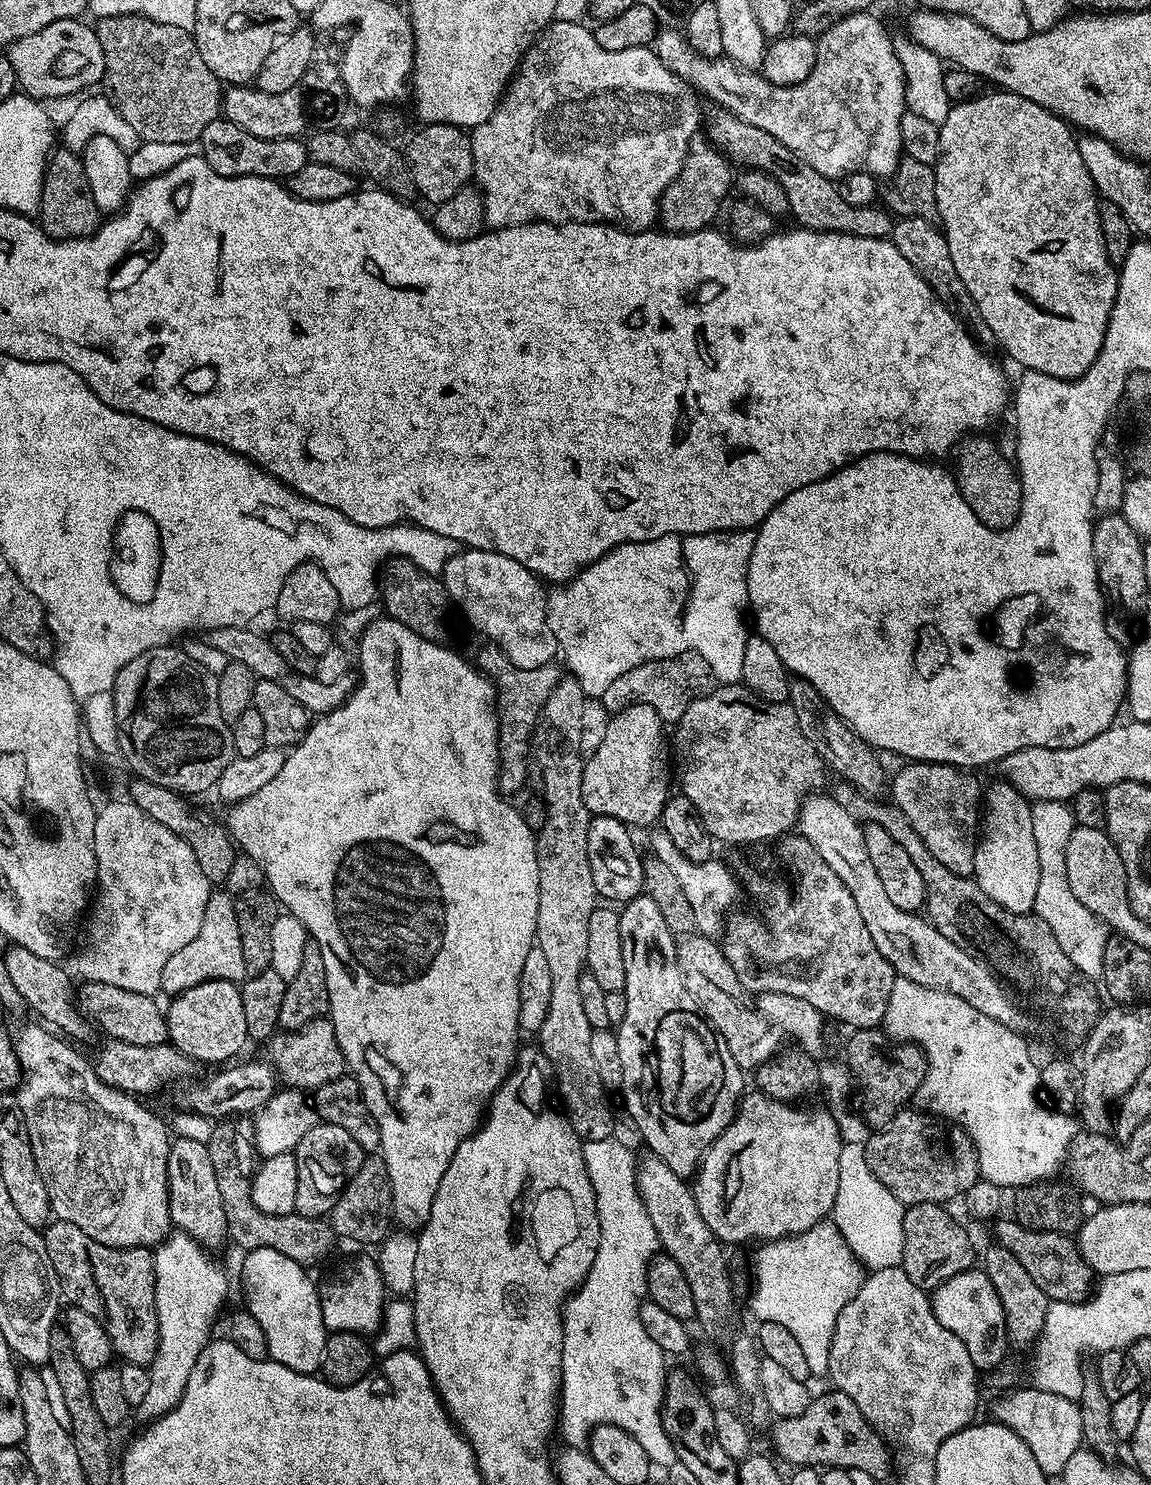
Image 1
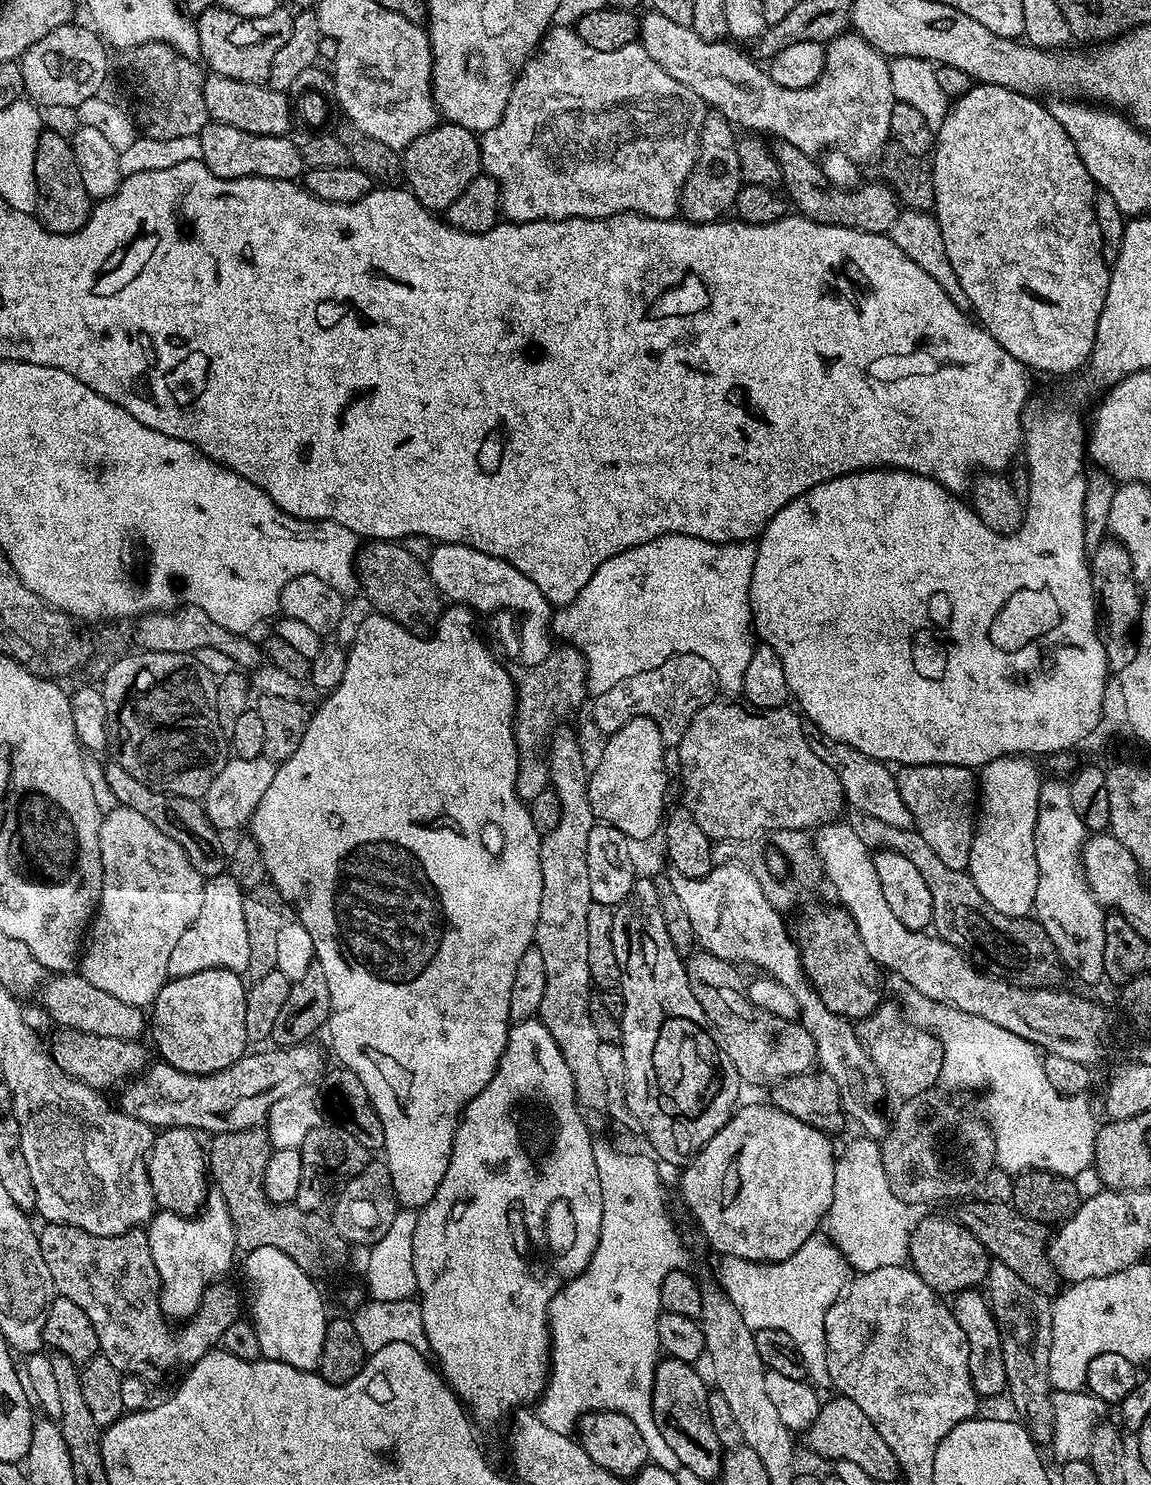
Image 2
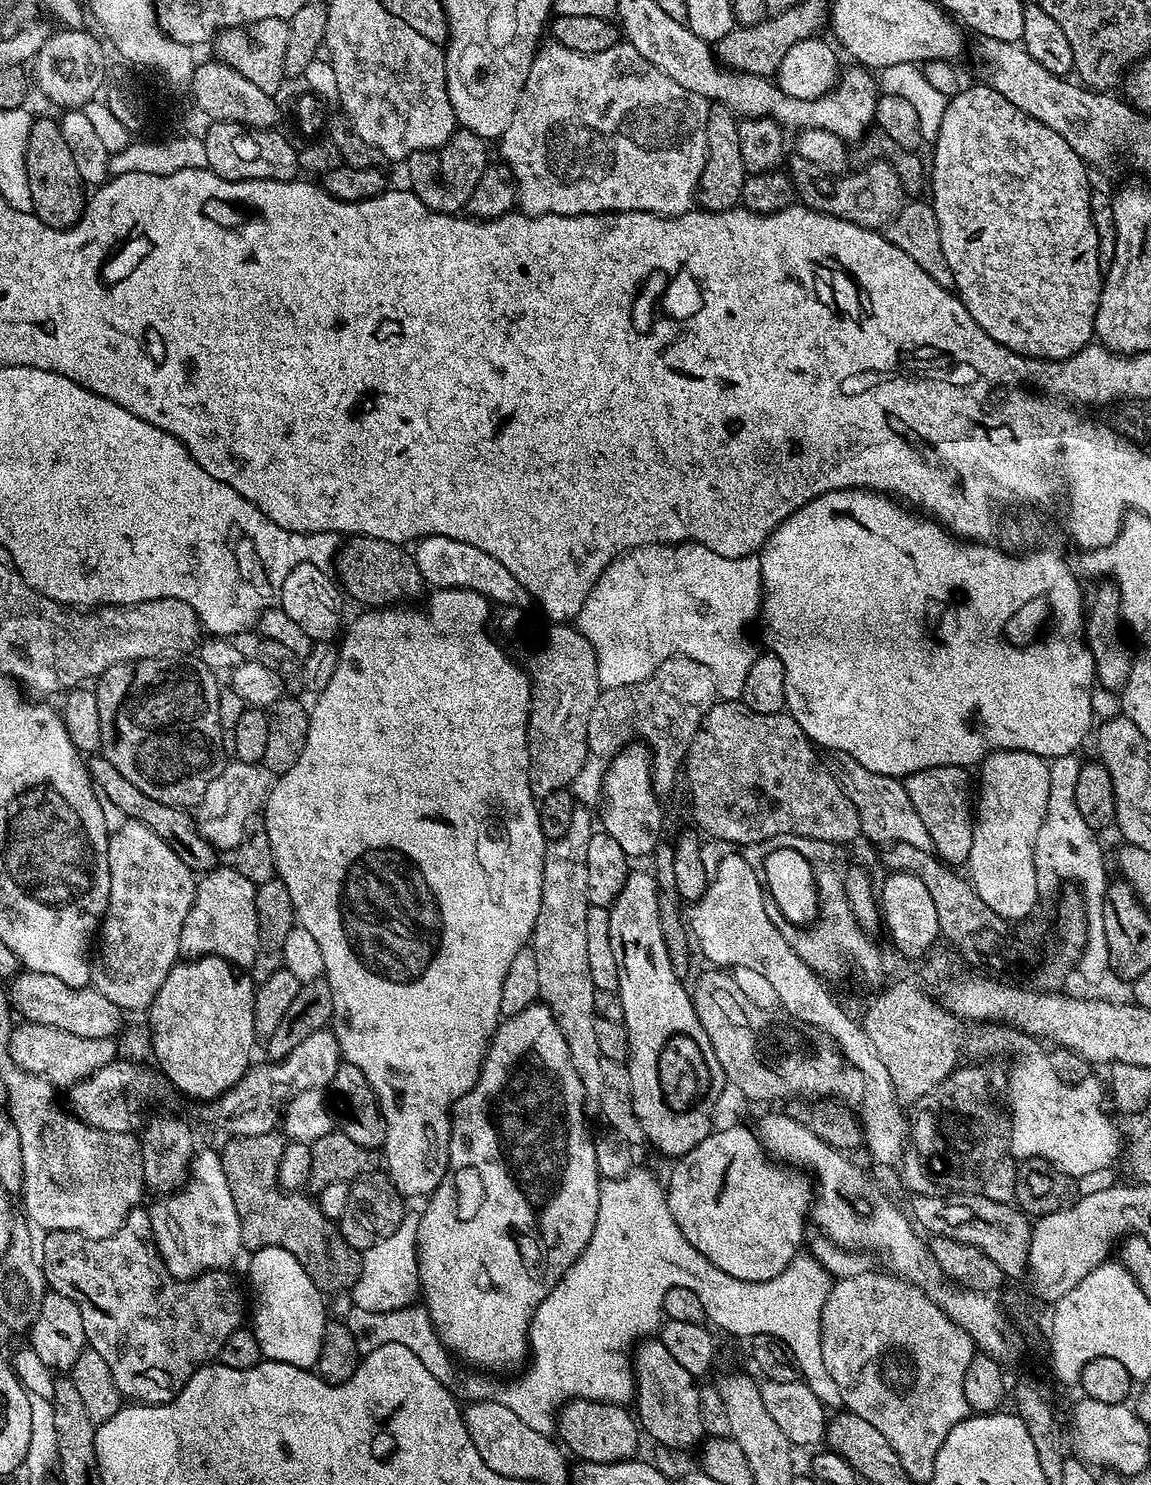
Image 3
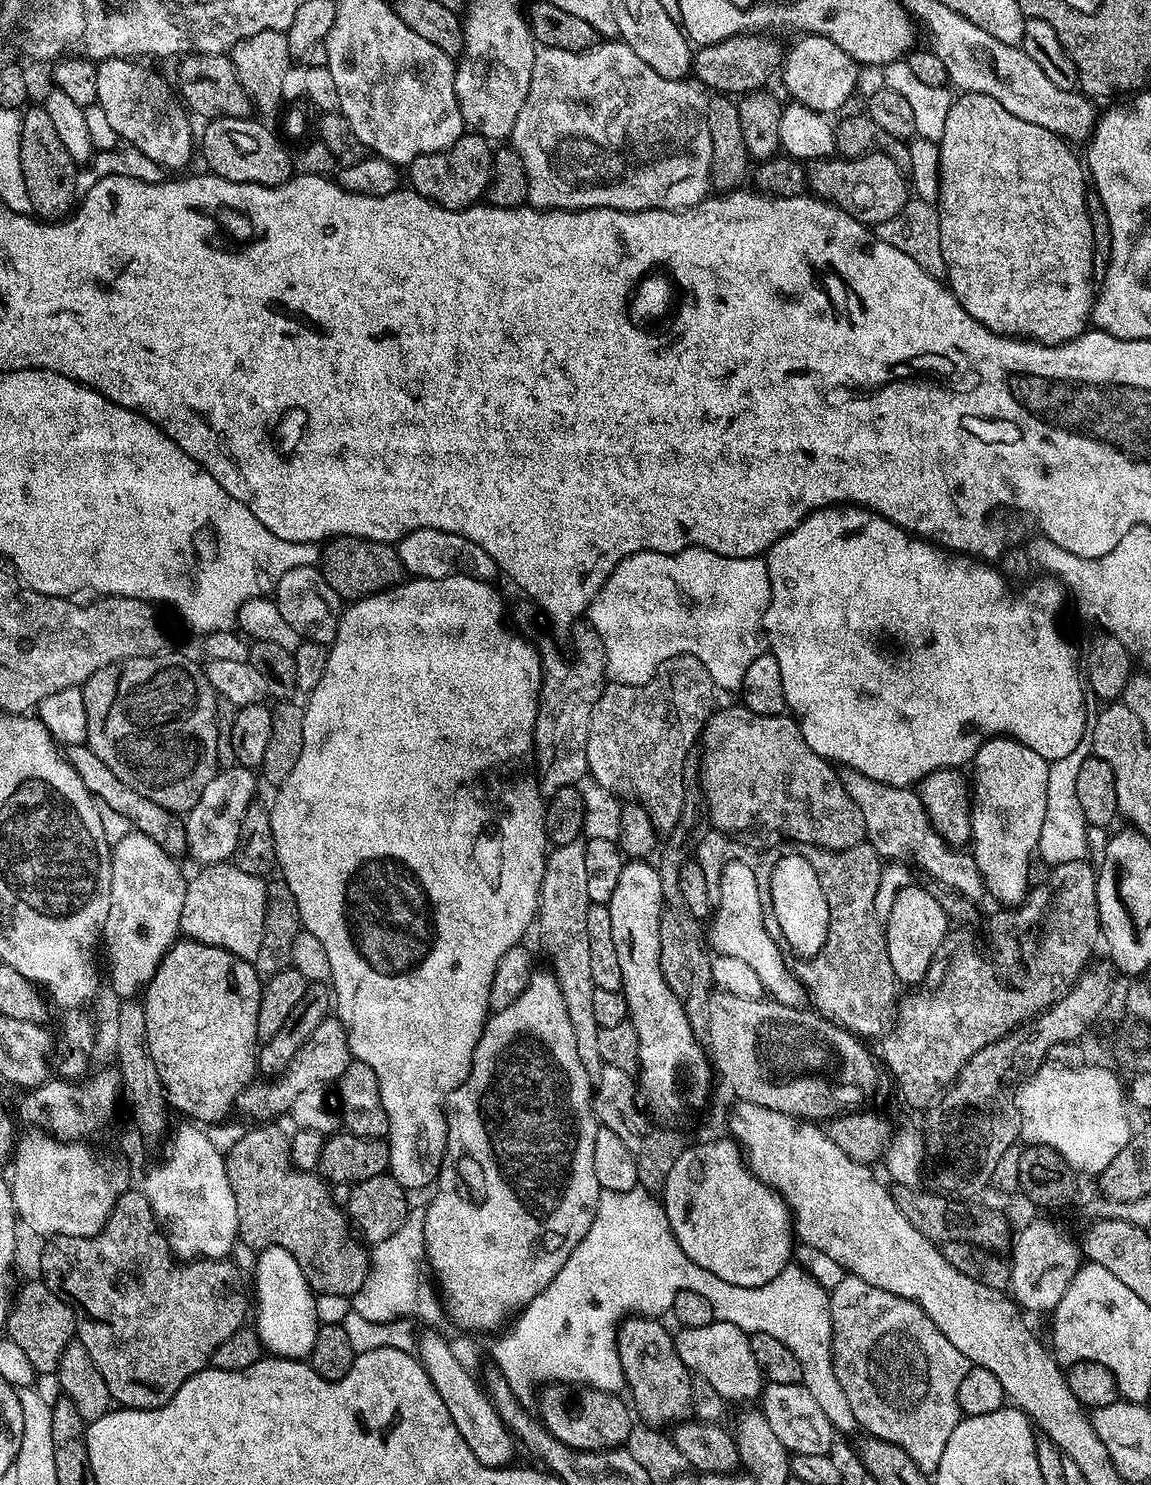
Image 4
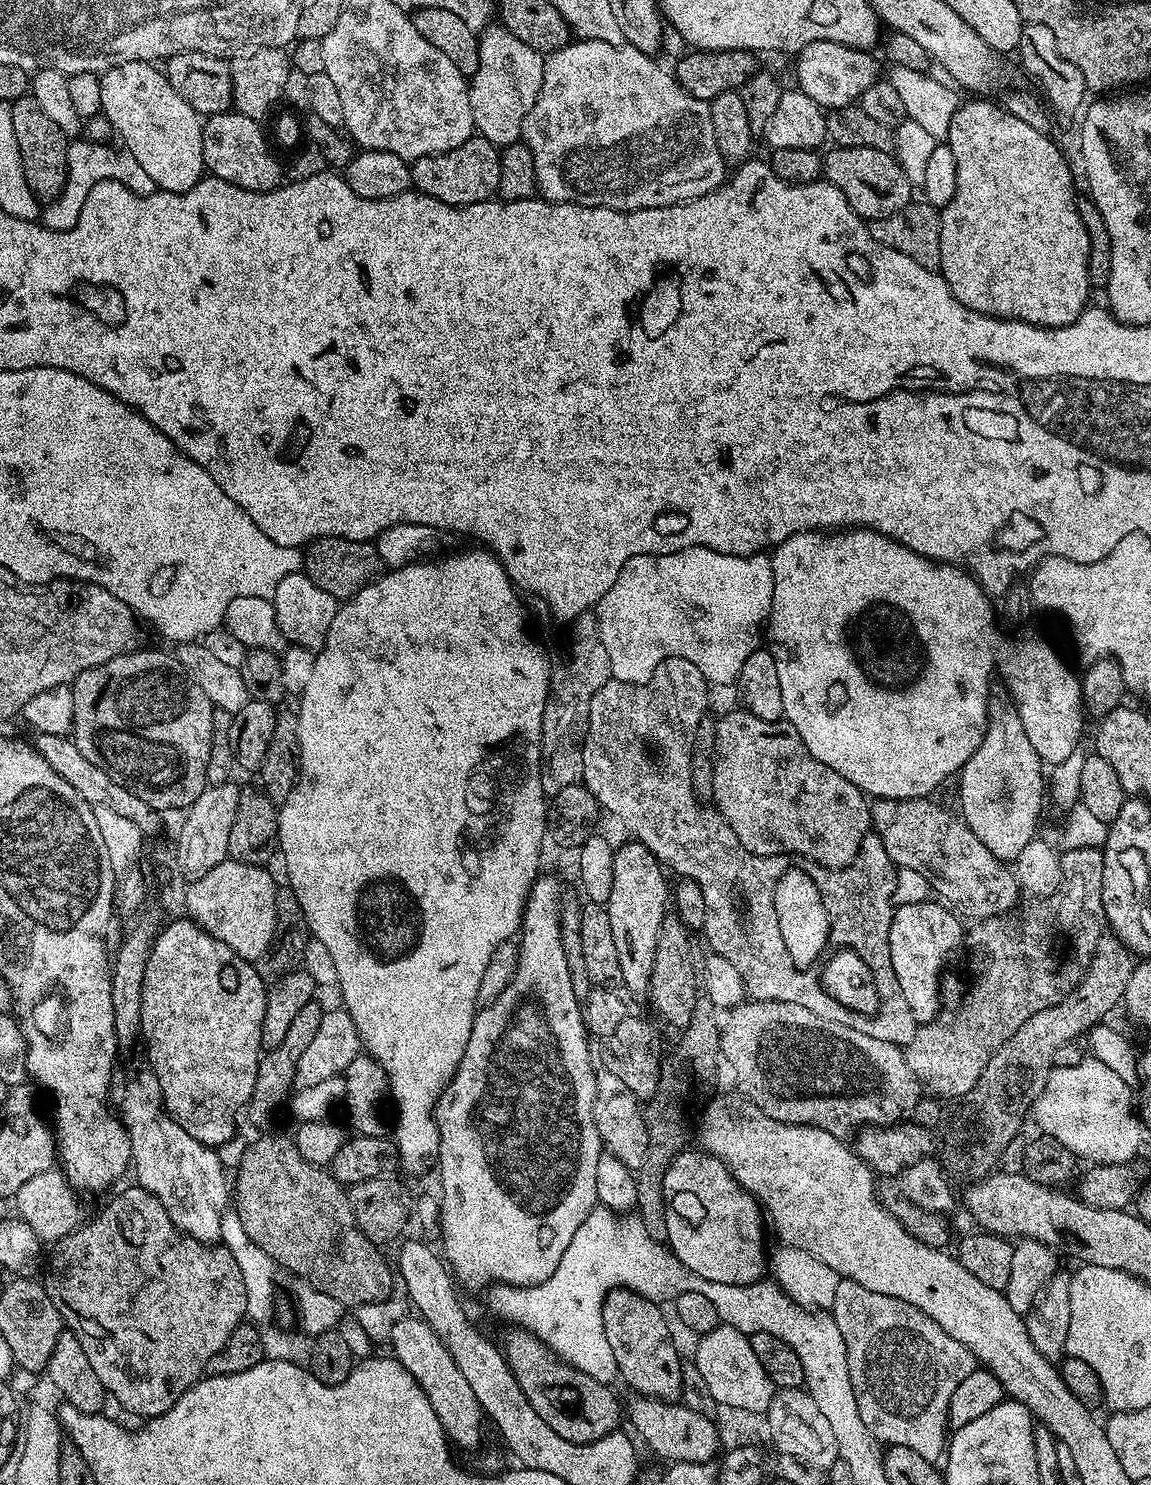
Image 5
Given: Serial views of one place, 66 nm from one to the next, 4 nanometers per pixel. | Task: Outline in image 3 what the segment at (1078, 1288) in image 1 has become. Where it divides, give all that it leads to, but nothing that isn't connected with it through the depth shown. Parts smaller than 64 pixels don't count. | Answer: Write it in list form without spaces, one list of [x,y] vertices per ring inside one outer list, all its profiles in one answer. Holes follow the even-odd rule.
[[[982,1194],[971,1196],[917,1196],[911,1197],[913,1221],[933,1237],[946,1236],[956,1242],[966,1242],[986,1254],[1005,1274],[1005,1277],[1024,1276],[1028,1267],[1028,1251],[1033,1221],[1012,1204],[994,1202]]]

